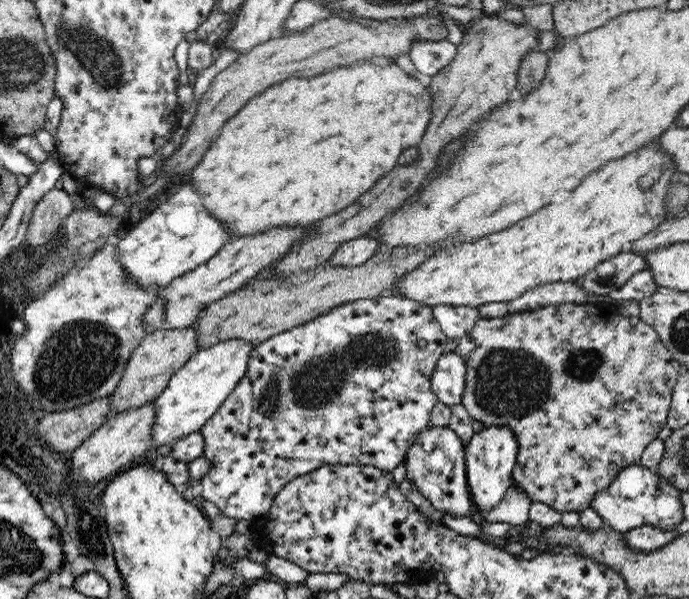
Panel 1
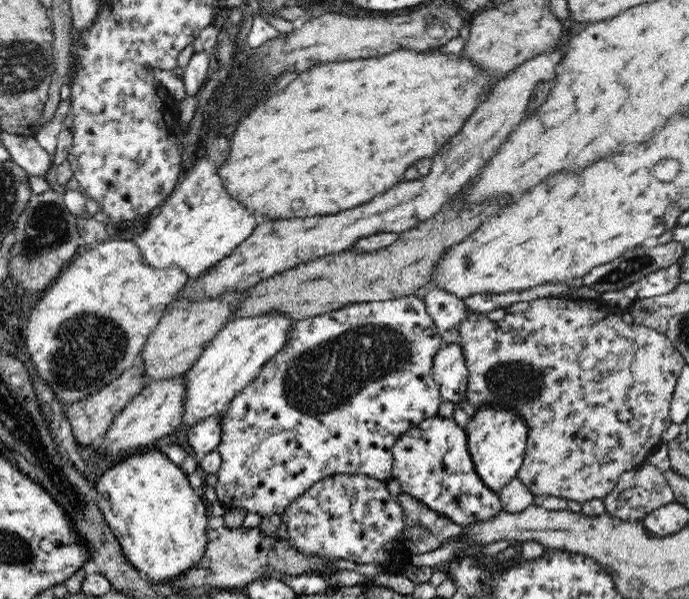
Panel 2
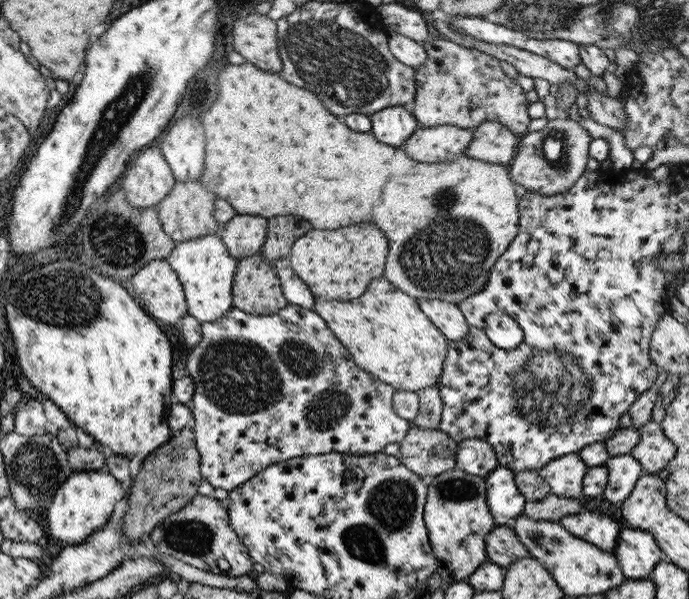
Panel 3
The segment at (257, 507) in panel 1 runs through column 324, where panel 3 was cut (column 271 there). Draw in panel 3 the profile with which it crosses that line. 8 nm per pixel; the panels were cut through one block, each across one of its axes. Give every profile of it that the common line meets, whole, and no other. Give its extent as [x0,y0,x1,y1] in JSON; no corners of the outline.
[186,304,411,491]

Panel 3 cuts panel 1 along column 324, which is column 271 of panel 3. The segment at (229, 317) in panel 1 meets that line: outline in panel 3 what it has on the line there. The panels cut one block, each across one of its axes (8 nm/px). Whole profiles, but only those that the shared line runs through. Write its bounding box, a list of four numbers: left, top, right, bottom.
[231,254,288,316]

